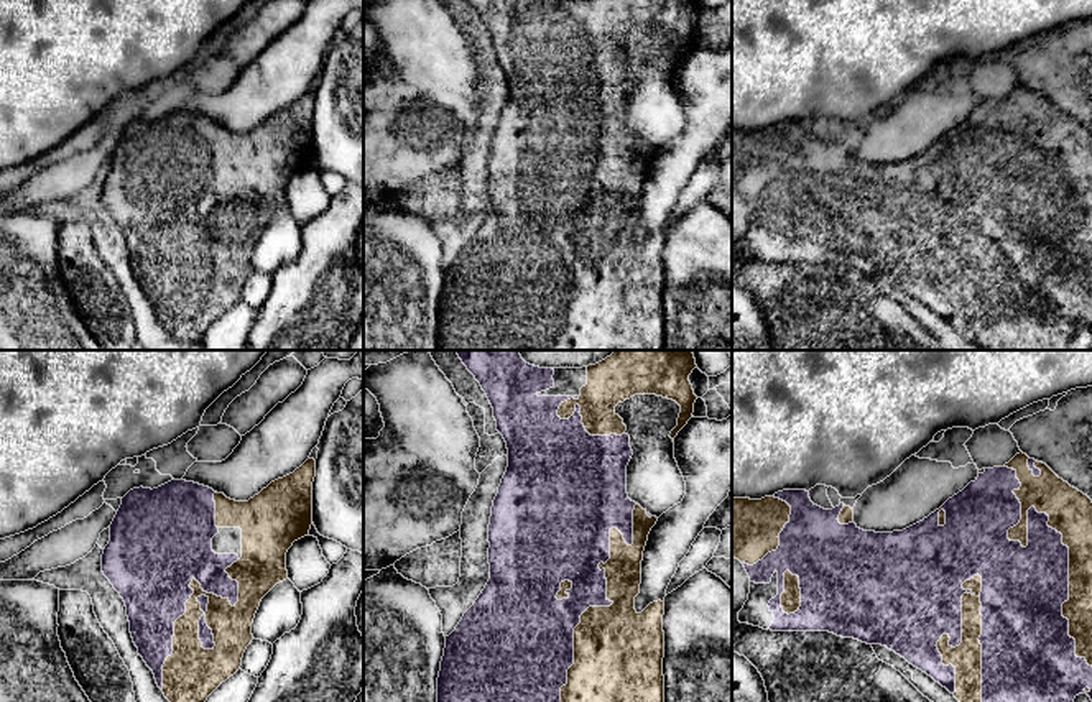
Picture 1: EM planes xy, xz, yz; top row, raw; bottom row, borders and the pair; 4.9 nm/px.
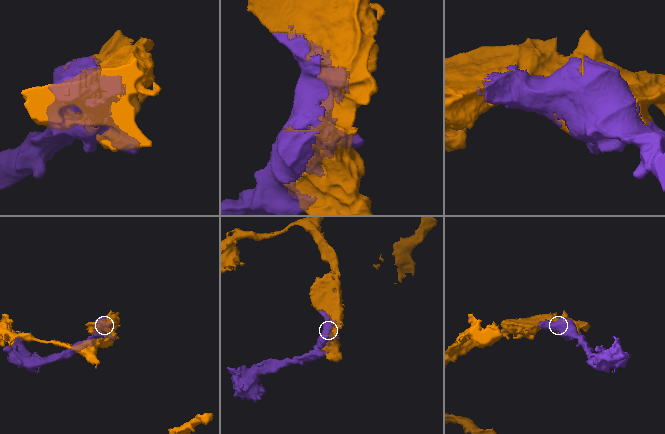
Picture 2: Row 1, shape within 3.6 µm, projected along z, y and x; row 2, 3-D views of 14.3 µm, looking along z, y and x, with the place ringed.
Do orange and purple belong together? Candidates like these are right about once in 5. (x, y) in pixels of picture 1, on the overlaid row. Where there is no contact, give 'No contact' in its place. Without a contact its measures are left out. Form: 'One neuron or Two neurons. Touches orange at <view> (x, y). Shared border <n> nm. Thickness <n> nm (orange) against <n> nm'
One neuron. Touches orange at xy (191, 587). Shared border 750 nm. Thickness 170 nm (orange) against 460 nm

